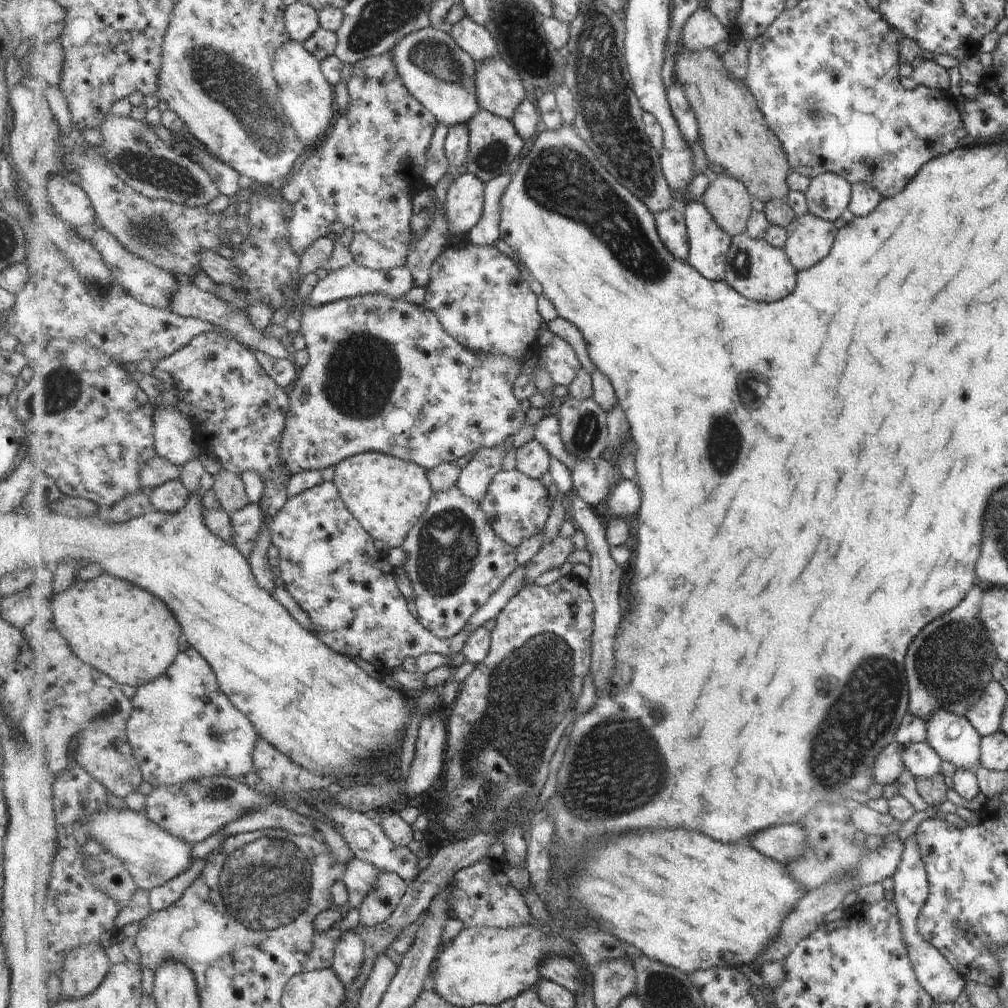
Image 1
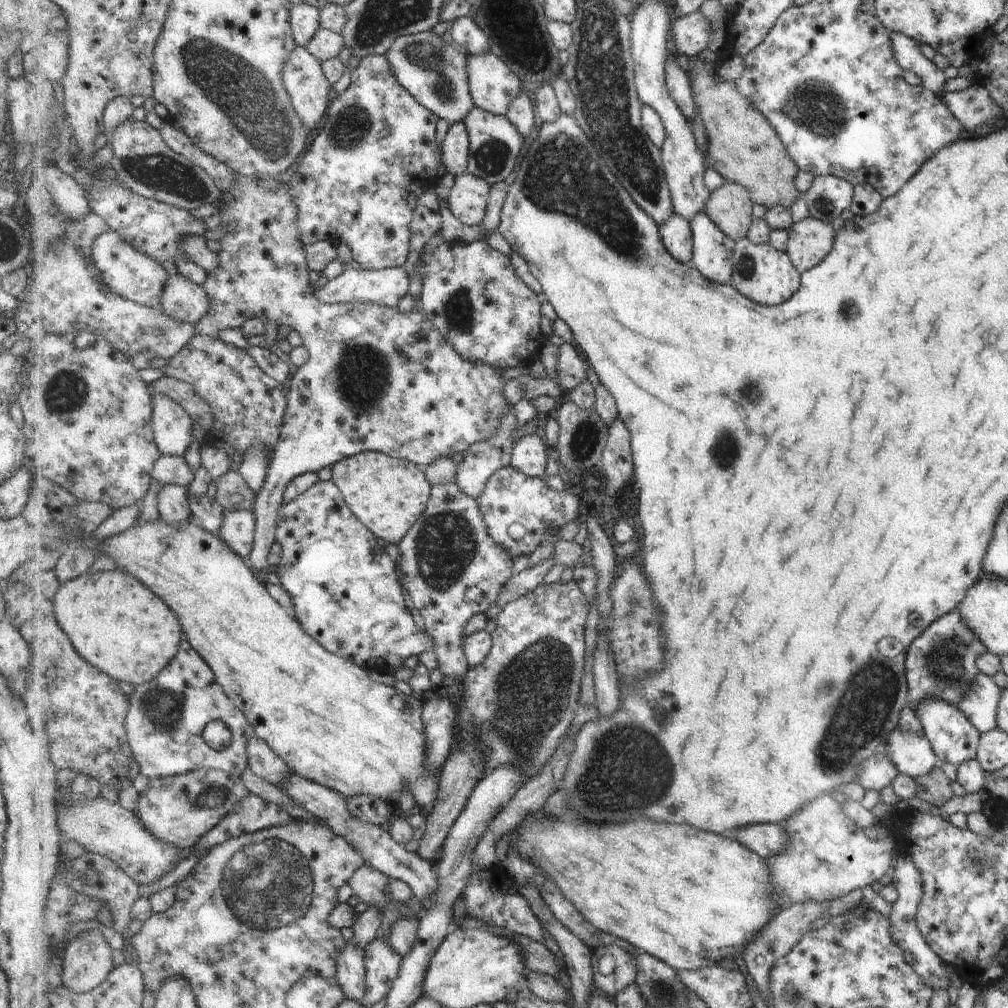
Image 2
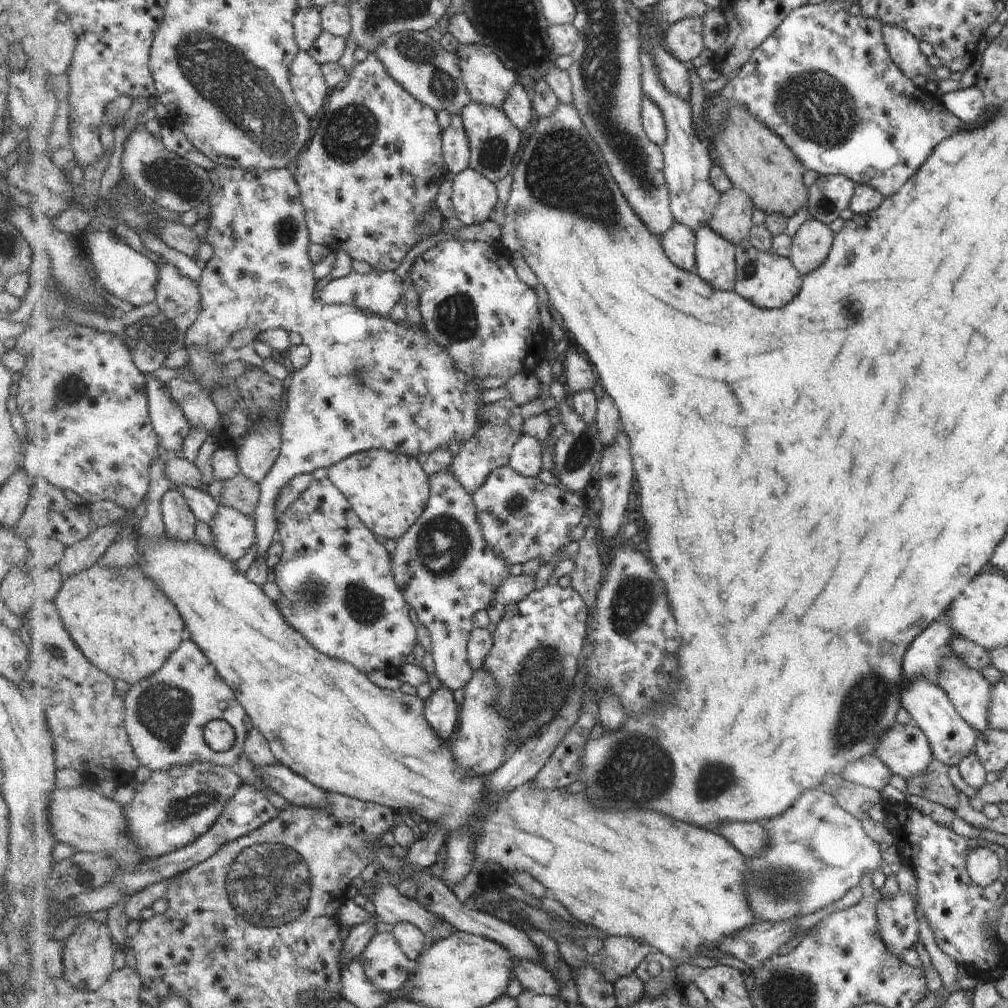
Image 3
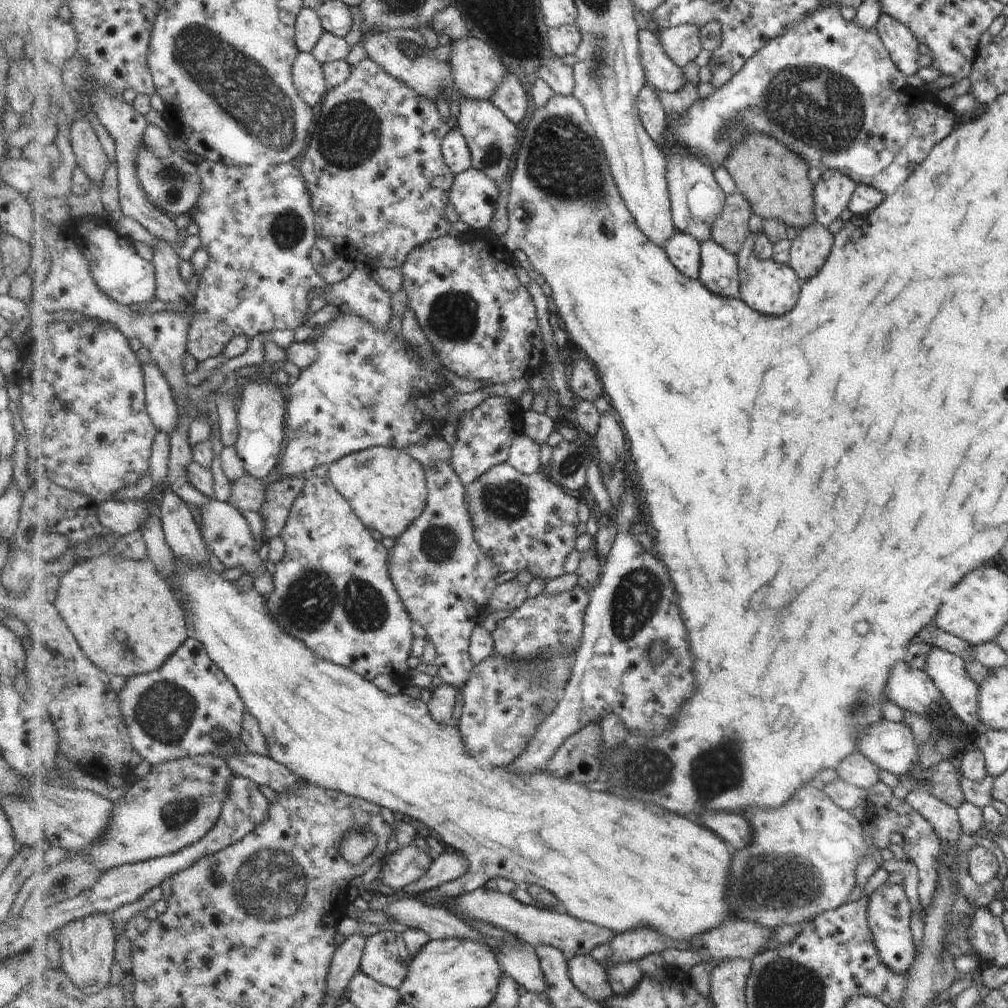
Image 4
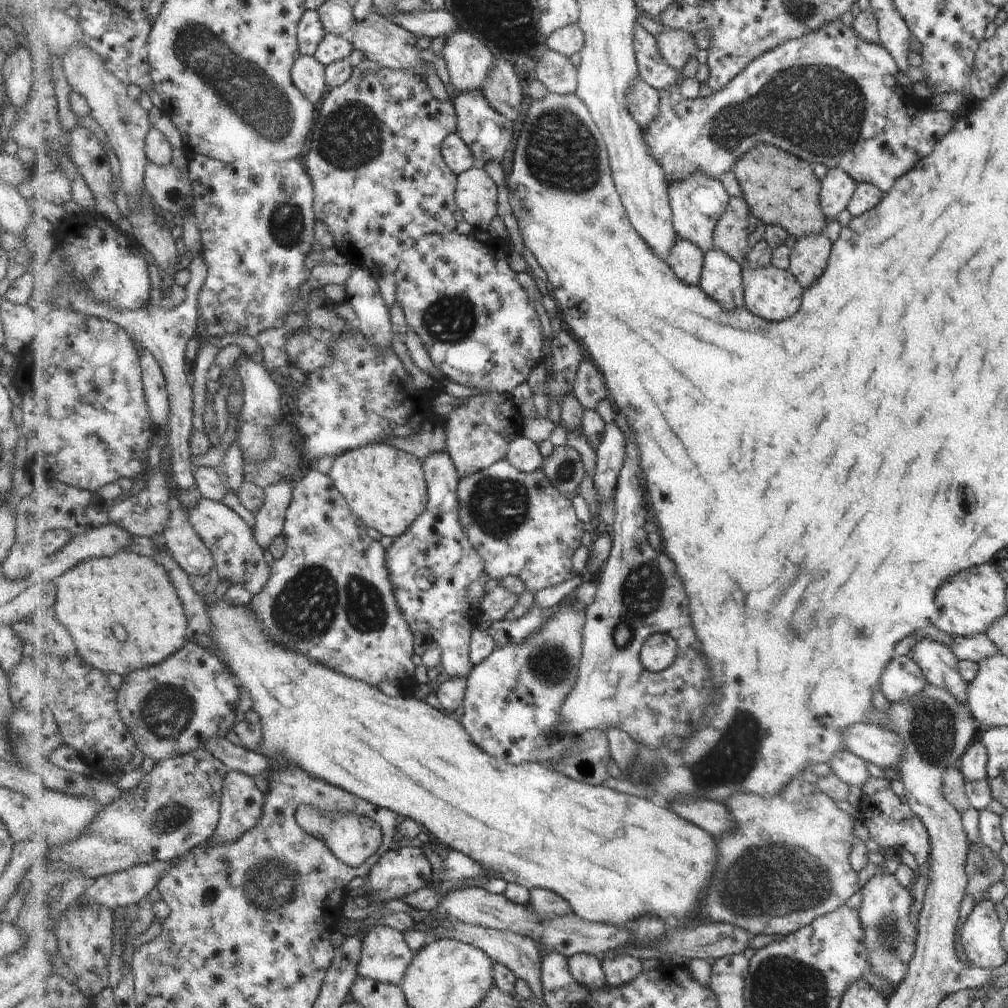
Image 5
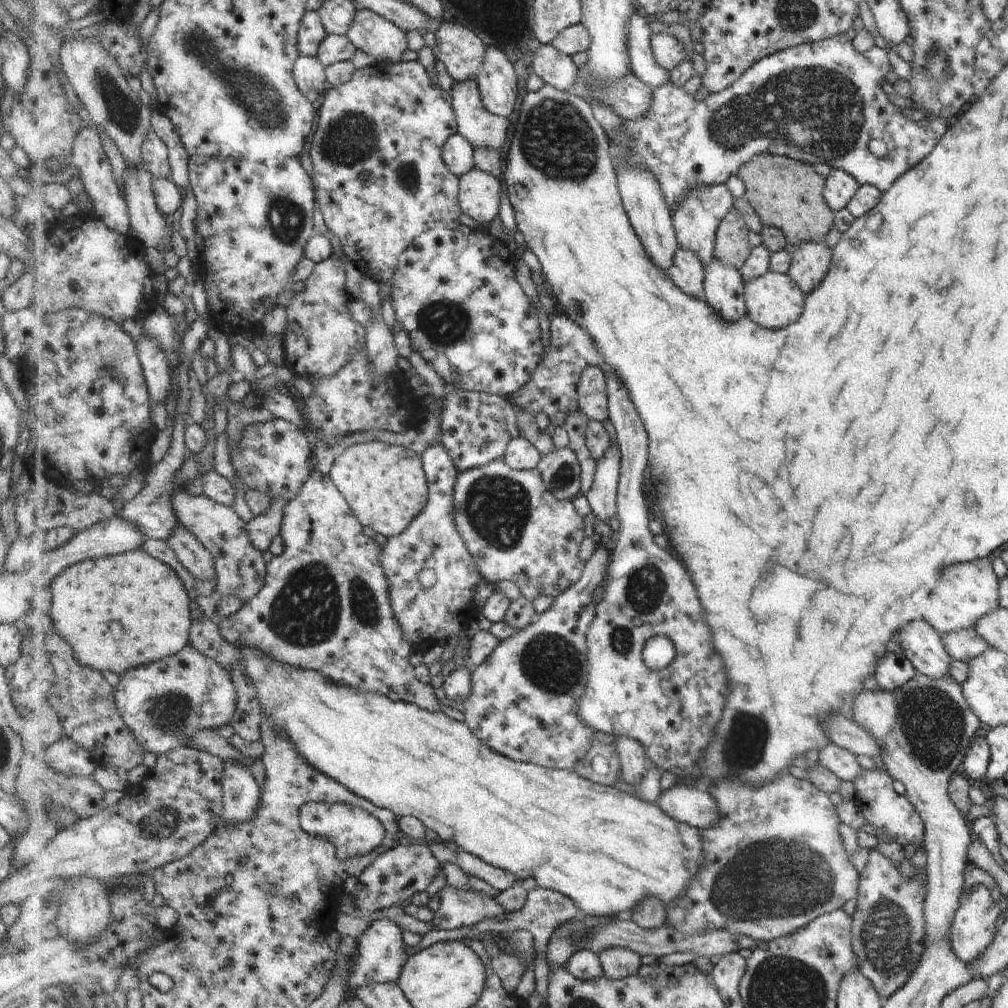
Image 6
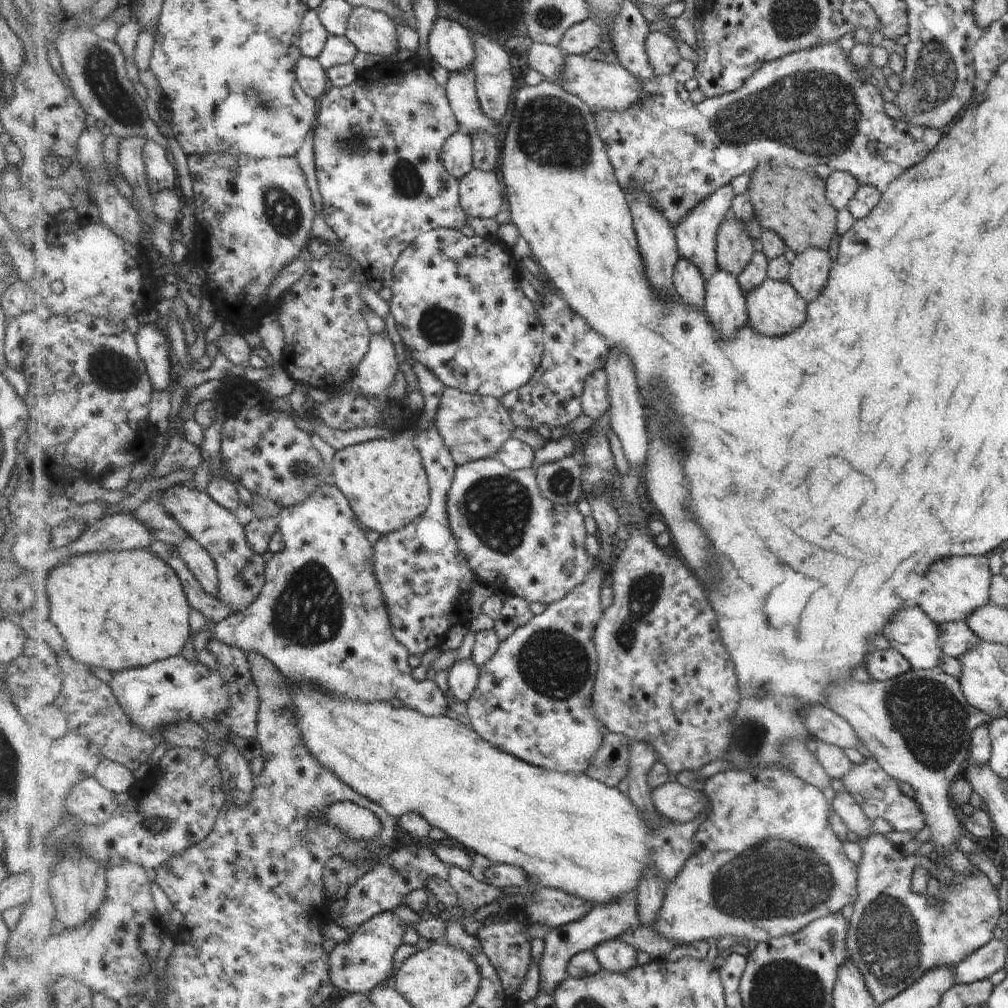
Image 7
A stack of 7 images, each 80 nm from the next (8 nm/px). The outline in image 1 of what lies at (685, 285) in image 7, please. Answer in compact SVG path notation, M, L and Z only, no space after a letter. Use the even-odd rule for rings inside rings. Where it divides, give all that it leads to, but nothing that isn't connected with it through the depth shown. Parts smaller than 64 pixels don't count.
M673 208L656 215L656 225L660 232L661 240L683 262L688 262L690 244L688 243L688 226L683 209Z

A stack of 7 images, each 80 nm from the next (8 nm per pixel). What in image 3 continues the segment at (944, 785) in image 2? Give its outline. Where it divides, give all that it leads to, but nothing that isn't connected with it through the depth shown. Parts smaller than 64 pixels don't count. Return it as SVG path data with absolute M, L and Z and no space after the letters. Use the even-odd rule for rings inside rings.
M932 758L921 774L904 779L907 795L926 798L952 811L957 806L957 790L948 777L948 767Z

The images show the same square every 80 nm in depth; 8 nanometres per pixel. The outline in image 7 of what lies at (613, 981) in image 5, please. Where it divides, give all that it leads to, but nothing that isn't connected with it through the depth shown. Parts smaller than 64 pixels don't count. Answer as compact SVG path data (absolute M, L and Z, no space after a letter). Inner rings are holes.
M621 937L602 942L593 951L603 969L626 973L638 965L638 950Z

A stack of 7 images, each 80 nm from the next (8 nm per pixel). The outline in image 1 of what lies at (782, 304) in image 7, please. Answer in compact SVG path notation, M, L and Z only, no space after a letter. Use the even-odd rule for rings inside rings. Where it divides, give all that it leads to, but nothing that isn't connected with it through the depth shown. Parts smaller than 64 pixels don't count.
M747 233L733 238L733 254L729 254L733 262L729 263L728 276L725 282L729 283L748 299L774 303L783 300L795 292L798 283L798 270L785 249L774 247L772 243L763 239L751 238Z

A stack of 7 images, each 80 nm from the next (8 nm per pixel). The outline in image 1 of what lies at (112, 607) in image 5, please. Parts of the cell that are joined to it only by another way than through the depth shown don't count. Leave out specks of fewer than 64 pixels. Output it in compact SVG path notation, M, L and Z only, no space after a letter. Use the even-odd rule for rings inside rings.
M101 573L94 579L75 581L67 590L56 594L53 601L53 617L55 628L69 641L75 654L85 658L91 666L105 670L112 679L120 684L140 687L159 678L176 661L184 639L182 626L165 602L157 595L149 594L135 583L117 578L109 573Z

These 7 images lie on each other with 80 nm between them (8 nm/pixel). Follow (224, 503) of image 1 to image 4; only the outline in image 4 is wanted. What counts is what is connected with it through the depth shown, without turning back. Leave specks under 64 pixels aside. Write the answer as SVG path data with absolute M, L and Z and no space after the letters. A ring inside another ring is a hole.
M253 475L231 483L231 497L229 502L241 510L251 510L259 513L266 501L266 486L261 479Z

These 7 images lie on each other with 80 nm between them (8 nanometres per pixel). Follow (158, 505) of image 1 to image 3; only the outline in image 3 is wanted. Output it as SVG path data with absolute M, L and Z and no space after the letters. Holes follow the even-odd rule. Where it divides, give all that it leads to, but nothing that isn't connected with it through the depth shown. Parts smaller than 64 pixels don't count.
M169 489L162 496L161 510L169 537L183 543L195 541L195 522L198 518L181 491Z

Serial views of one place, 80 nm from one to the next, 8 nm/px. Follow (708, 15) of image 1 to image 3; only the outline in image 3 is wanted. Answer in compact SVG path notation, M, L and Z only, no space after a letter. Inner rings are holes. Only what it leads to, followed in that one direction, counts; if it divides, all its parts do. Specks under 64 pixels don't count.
M688 18L673 23L665 32L663 43L681 62L697 58L705 50L703 22L700 18Z

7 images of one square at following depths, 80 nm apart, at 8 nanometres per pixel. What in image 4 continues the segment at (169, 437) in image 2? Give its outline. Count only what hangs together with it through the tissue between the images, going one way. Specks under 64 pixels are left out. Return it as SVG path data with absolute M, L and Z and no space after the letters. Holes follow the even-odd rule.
M145 363L146 401L148 413L159 431L169 435L180 425L180 408L174 398L172 386L155 363Z

